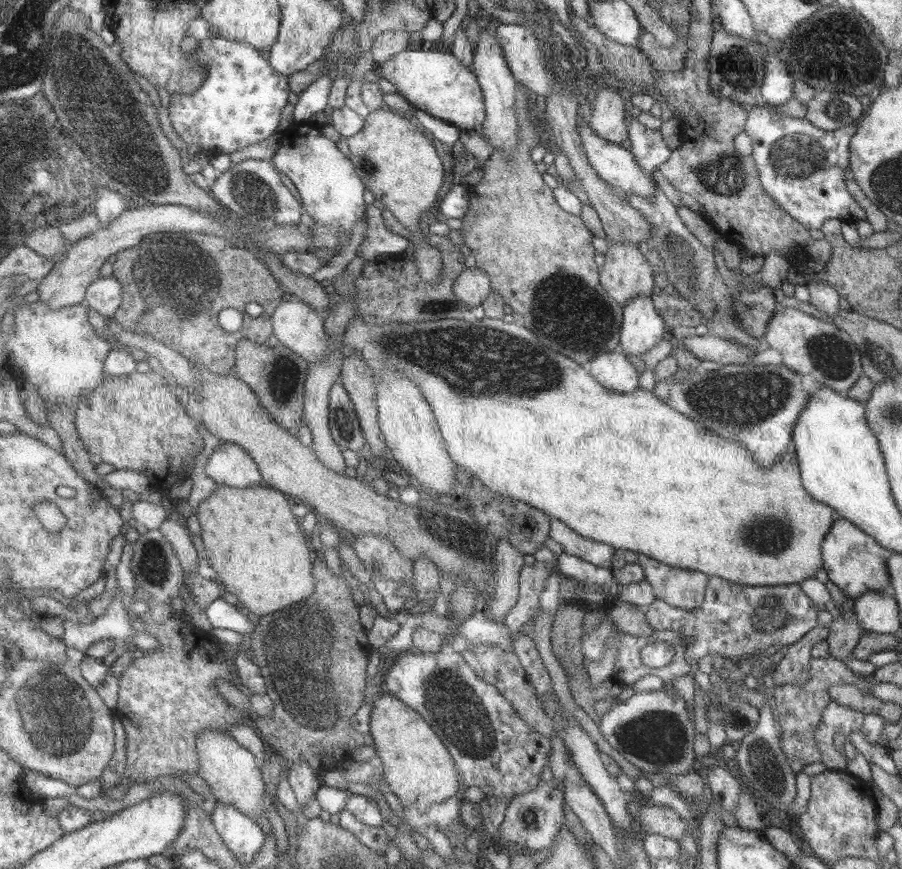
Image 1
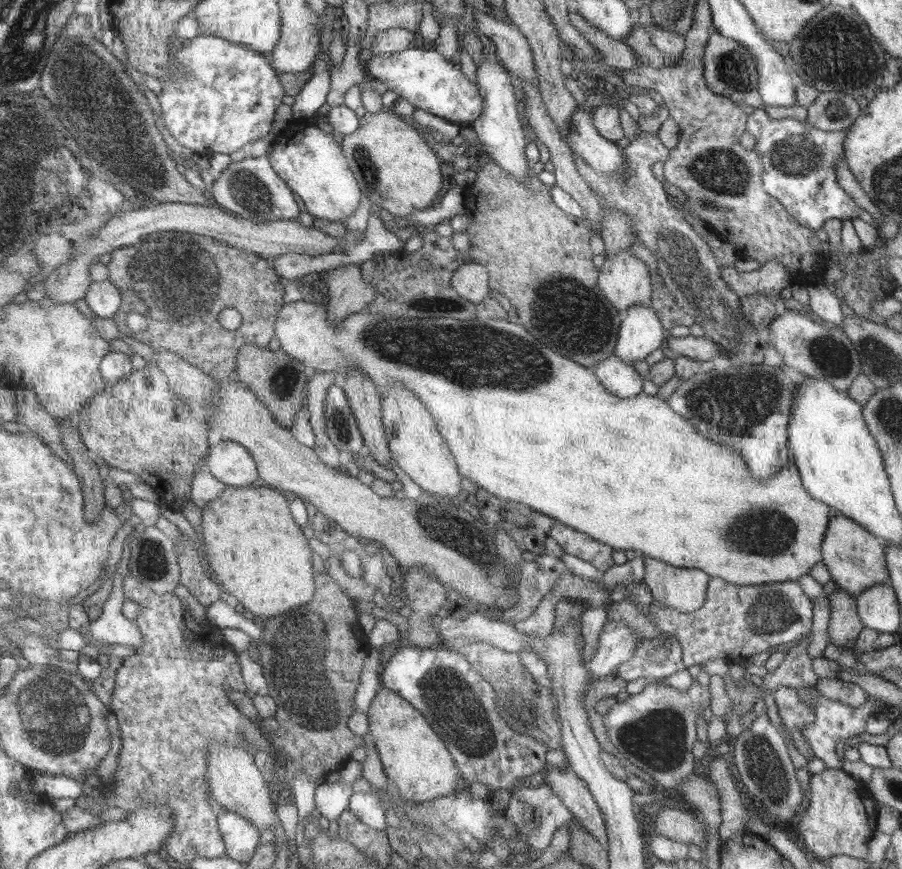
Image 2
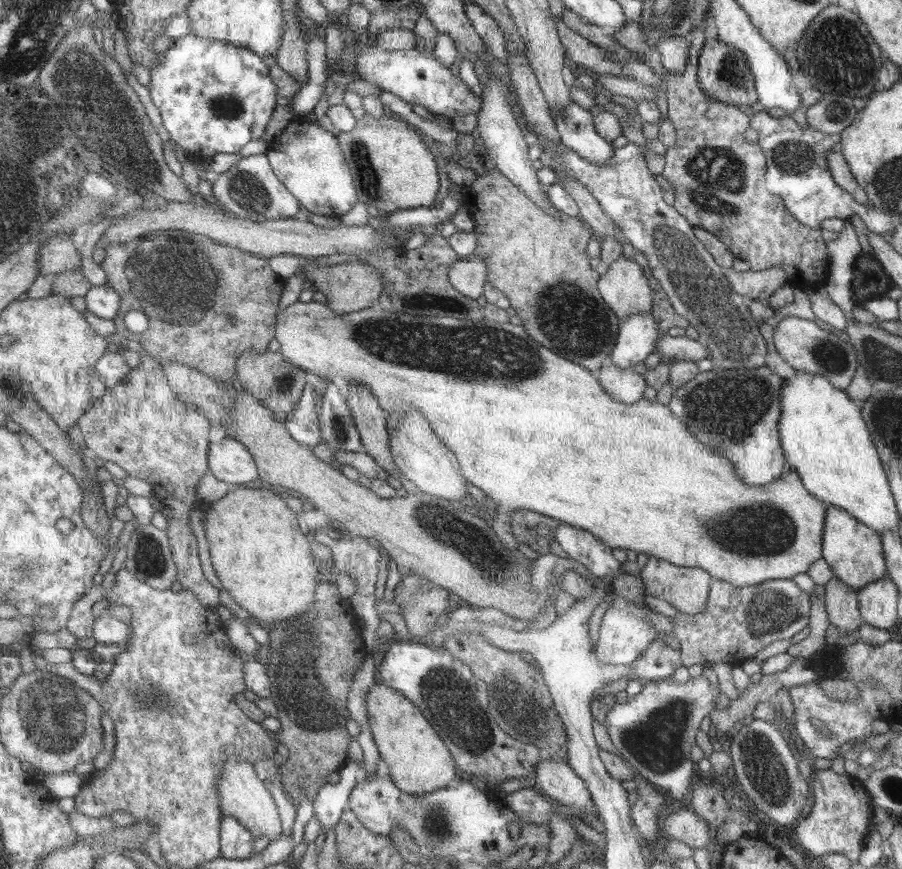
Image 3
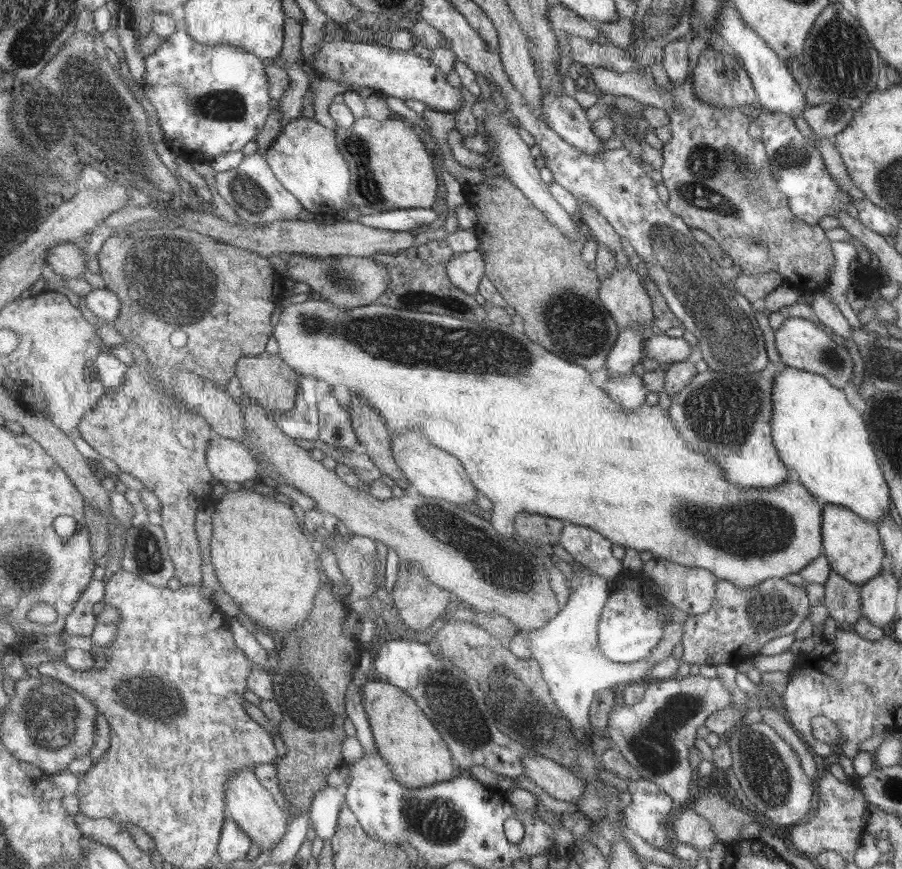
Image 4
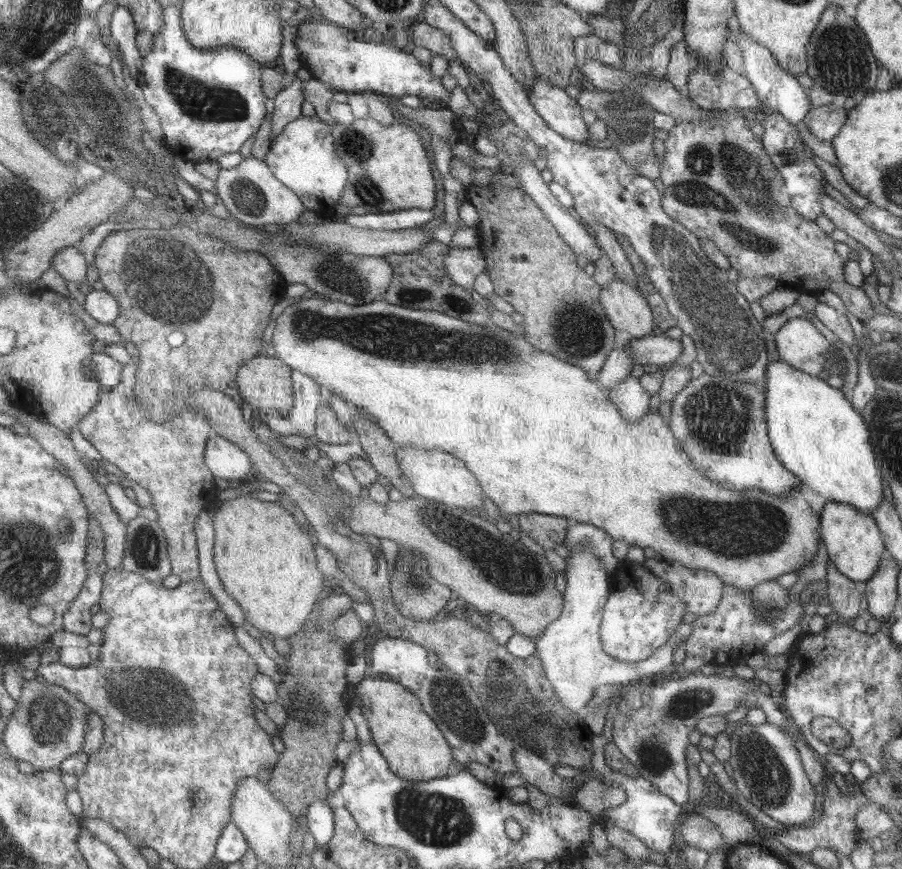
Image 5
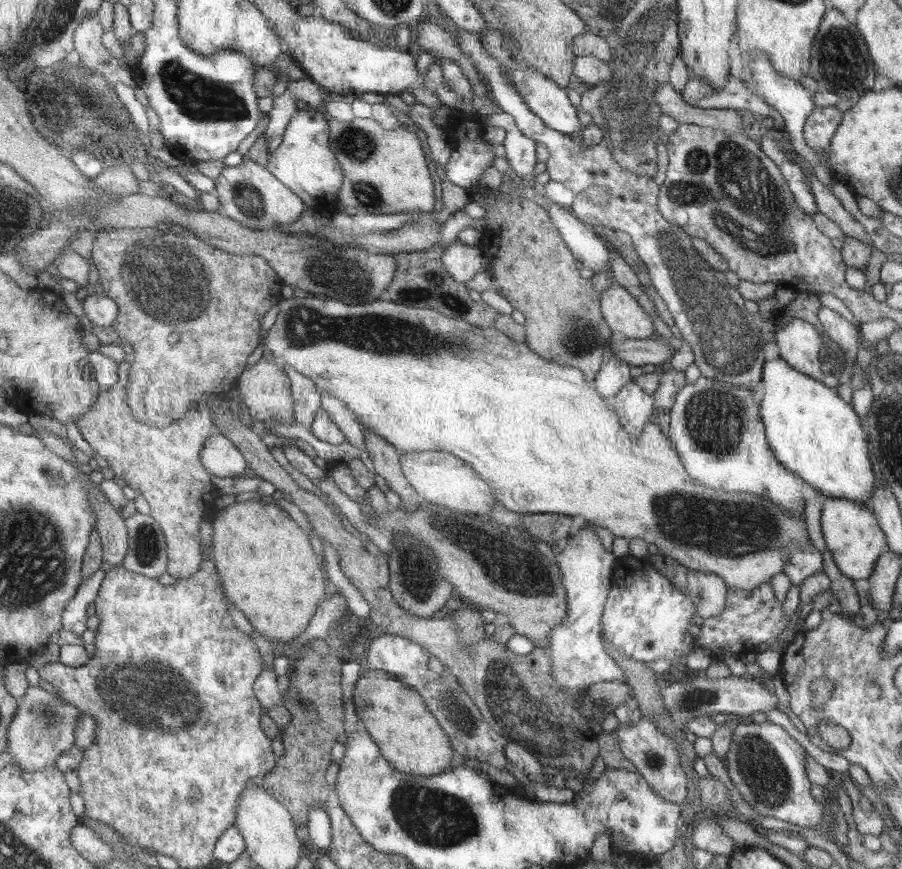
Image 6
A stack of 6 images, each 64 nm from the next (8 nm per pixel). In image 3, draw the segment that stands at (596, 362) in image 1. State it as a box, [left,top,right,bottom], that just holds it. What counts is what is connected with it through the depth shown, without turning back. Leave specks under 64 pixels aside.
[597,362,649,404]

